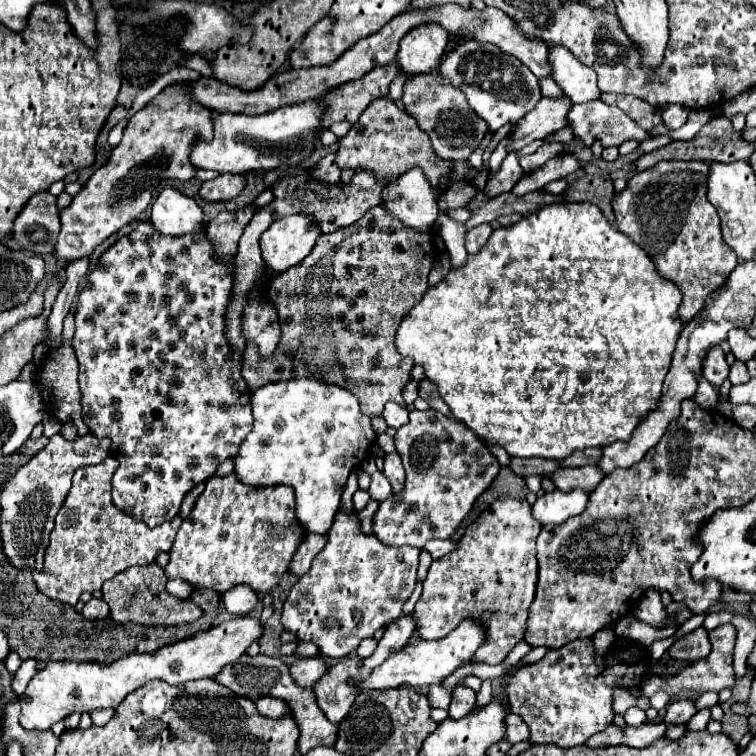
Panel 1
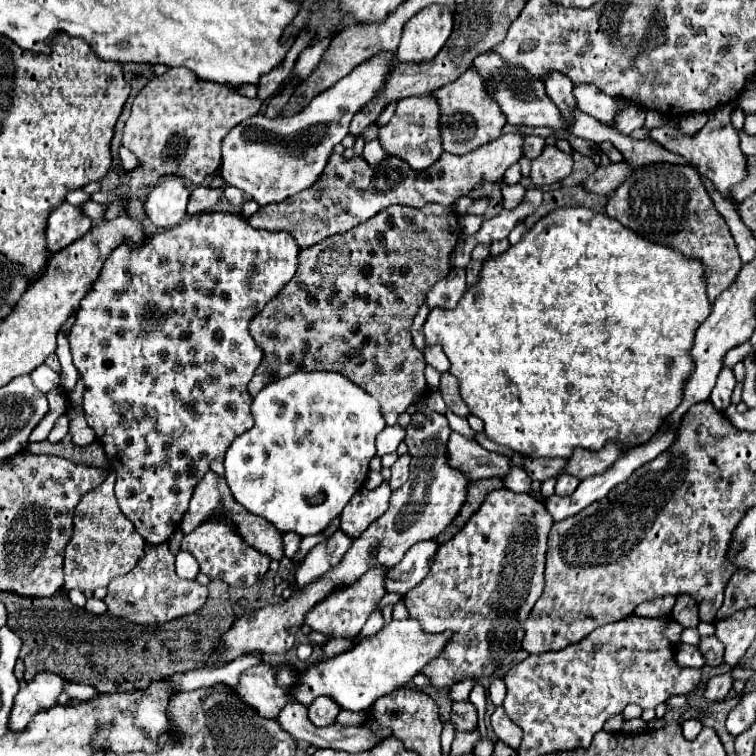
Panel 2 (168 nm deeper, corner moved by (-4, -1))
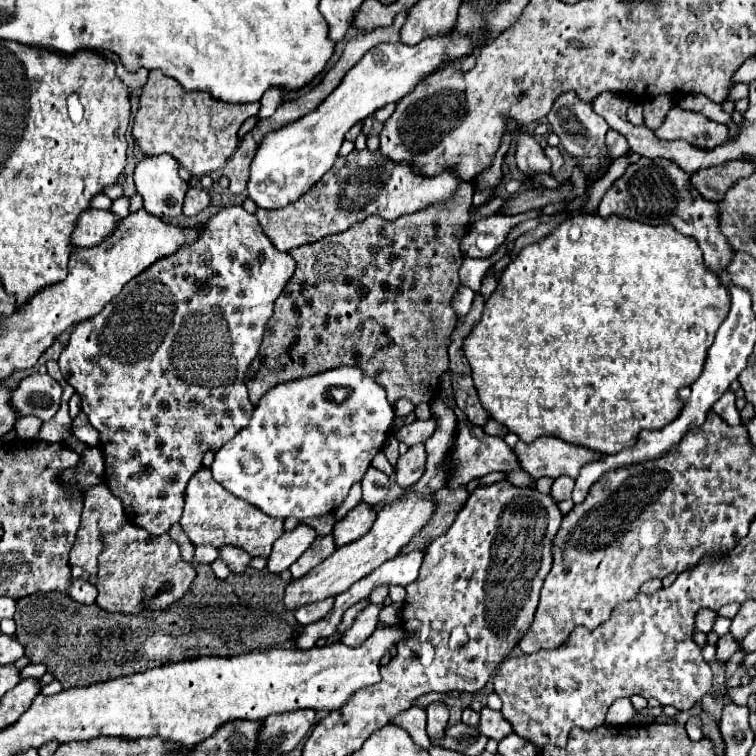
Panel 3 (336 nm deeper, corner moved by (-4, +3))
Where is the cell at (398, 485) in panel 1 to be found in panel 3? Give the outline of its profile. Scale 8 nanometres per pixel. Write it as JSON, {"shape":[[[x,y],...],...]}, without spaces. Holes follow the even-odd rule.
{"shape":[[[424,445],[410,447],[404,455],[400,455],[400,459],[396,463],[396,483],[402,489],[414,485],[416,479],[420,479],[424,473],[424,461],[426,461]]]}

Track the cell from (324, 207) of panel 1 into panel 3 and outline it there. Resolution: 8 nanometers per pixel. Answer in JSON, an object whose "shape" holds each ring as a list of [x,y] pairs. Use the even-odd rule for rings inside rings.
{"shape":[[[354,149],[348,157],[338,157],[332,171],[328,171],[328,175],[324,175],[324,179],[320,179],[320,183],[316,183],[316,187],[296,203],[274,211],[256,209],[256,217],[276,249],[290,251],[294,247],[320,241],[326,235],[346,231],[372,213],[382,219],[398,219],[400,215],[420,211],[428,205],[444,203],[460,189],[460,185],[462,179],[456,177],[454,169],[444,169],[442,173],[428,177],[416,173],[408,161],[392,163],[392,159],[384,157],[380,151],[368,153],[368,149]]]}

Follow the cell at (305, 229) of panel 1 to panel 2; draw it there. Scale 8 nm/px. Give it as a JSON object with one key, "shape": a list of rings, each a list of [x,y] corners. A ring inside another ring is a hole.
{"shape":[[[202,213],[202,215],[194,215],[184,219],[178,227],[160,231],[156,235],[148,235],[146,243],[142,243],[142,247],[130,249],[128,245],[118,247],[104,263],[104,269],[98,277],[98,281],[94,283],[92,291],[82,299],[80,309],[76,313],[76,323],[68,335],[70,341],[70,353],[74,357],[74,365],[84,381],[84,415],[88,425],[96,431],[98,443],[104,445],[106,455],[108,455],[108,463],[116,473],[116,499],[120,505],[120,511],[134,523],[136,531],[148,541],[148,543],[164,543],[168,541],[168,537],[178,529],[180,519],[184,517],[184,511],[188,509],[192,491],[198,483],[198,479],[208,471],[208,463],[212,459],[224,459],[226,449],[230,447],[230,443],[246,433],[248,429],[252,429],[254,425],[254,417],[250,411],[252,405],[252,397],[246,391],[248,381],[254,375],[254,369],[260,365],[262,359],[262,351],[260,347],[256,347],[248,325],[254,319],[254,315],[264,309],[264,305],[268,301],[272,301],[276,297],[276,293],[280,293],[280,289],[290,283],[290,279],[294,277],[296,269],[298,269],[298,243],[292,239],[290,233],[286,231],[262,231],[262,229],[254,229],[248,225],[246,219],[242,219],[236,213]]]}

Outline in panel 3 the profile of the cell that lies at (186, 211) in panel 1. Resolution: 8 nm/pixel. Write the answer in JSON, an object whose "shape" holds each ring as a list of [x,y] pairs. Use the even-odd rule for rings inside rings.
{"shape":[[[170,155],[144,157],[134,171],[134,183],[144,199],[144,209],[164,221],[182,215],[188,183],[178,175],[178,163]]]}

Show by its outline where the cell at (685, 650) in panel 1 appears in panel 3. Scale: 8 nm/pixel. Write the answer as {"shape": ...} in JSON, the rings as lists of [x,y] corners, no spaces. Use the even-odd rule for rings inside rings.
{"shape":[[[730,633],[722,635],[722,637],[718,639],[718,643],[716,643],[716,661],[718,661],[718,663],[728,663],[730,657],[738,651],[738,647],[740,647],[740,645],[738,645],[736,641],[732,641]]]}

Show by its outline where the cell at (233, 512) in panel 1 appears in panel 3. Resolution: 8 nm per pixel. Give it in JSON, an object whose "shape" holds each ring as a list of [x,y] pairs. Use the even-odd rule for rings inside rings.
{"shape":[[[234,545],[218,547],[218,555],[230,567],[234,575],[242,575],[250,567],[250,561],[252,561],[252,555],[248,555],[248,551],[244,551],[242,547],[234,547]]]}

